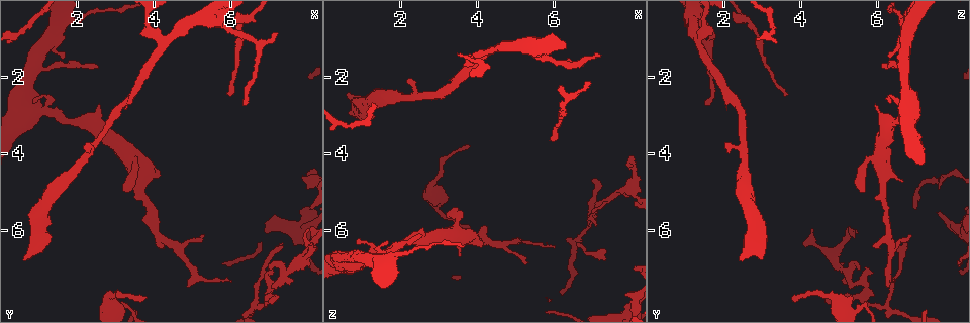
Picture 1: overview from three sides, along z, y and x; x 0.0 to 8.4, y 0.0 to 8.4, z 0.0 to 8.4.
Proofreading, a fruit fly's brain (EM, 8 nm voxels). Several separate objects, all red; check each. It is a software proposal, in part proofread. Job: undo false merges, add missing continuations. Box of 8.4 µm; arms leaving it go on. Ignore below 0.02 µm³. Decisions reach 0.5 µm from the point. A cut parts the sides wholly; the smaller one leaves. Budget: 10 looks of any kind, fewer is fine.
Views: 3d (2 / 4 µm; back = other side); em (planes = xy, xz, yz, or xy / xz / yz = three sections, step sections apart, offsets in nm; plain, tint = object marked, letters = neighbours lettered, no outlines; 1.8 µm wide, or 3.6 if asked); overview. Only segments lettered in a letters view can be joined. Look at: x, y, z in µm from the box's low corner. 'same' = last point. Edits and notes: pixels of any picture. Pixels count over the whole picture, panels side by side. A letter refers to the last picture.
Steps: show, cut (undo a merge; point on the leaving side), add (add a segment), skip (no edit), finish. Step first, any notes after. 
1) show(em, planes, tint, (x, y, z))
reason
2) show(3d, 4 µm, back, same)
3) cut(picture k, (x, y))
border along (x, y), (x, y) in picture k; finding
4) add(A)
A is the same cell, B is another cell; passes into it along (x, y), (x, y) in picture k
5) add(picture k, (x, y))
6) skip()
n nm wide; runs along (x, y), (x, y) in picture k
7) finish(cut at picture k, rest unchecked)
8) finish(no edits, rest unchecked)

show(3d, 2 µm, (3.30, 5.00, 5.65))
free end

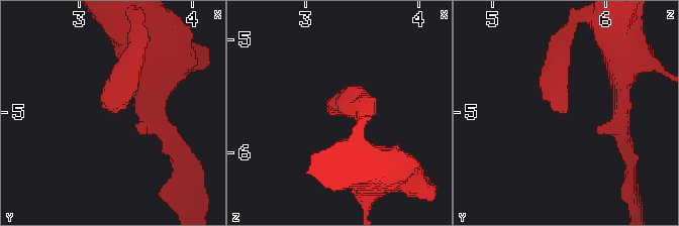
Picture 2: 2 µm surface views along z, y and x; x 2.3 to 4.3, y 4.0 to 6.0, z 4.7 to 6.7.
show(em, 3.6 µm, planes, plain, (3.30, 5.02, 5.64))
shape alone is not enough

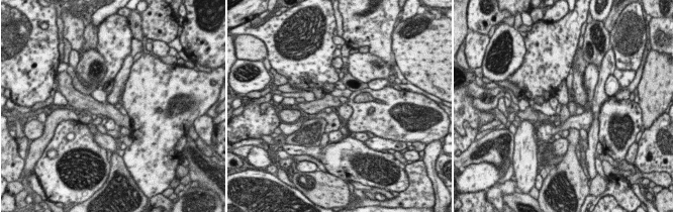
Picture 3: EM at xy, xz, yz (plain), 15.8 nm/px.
show(em, 3.6 µm, planes, letters, same)

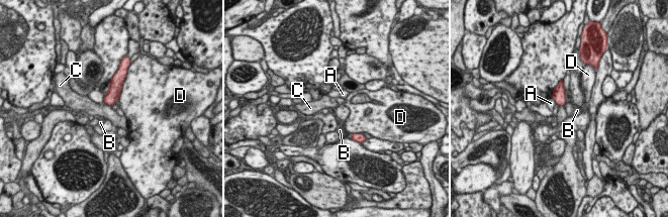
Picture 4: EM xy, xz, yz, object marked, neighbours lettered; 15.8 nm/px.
skip()
A, B, C and D are other cells; border along (103, 101), (110, 106) in picture 4; no lettered segment goes on from it

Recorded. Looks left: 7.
show(em, planes, tint, (7.05, 7.60, 5.25))
sharp bend

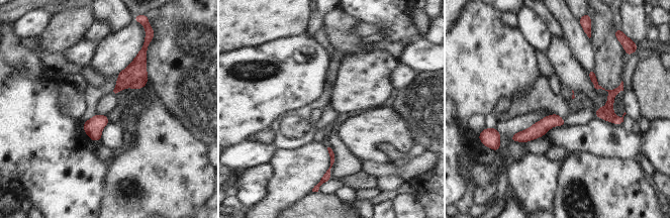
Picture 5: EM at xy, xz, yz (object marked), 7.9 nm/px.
show(em, planes, letters, same)
what lies round it

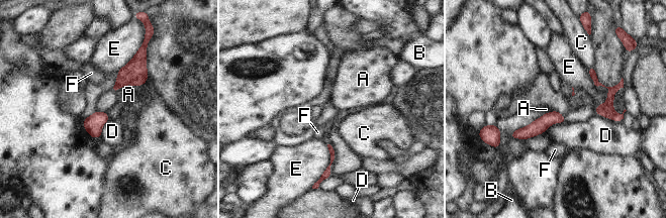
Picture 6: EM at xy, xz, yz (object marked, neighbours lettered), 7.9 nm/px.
skip()
110 nm wide; A, B, C, D, E and F are other cells; border along (144, 83), (123, 85), (115, 92) in picture 6; one neuron here

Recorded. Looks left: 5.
show(em, planes, letters, (3.25, 7.90, 5.70))
abrupt turn

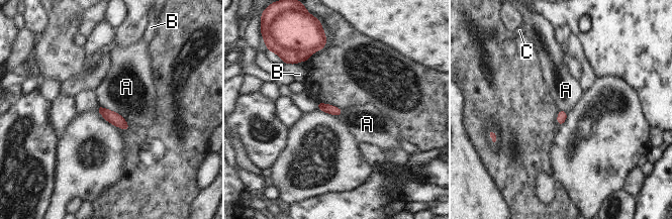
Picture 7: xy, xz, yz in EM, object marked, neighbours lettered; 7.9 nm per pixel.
skip()
A, B and C are other cells; border along (98, 104), (117, 112), (126, 120) in picture 7; continuous, no second neuron

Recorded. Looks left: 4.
show(em, planes, letters, (7.30, 6.35, 6.75))
thin end

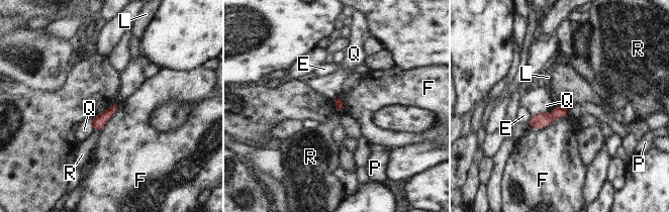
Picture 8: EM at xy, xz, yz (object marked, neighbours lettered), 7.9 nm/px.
skip()
F touches over 320 nm; E, F, L, P, Q and R are other cells; none of them fits

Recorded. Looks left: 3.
finish(no edits, rest unchecked)

